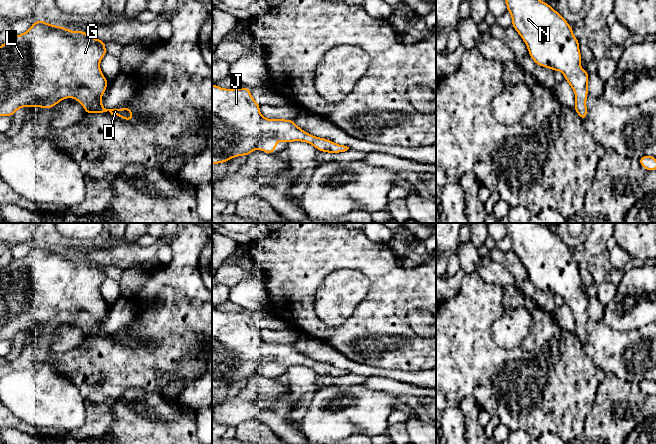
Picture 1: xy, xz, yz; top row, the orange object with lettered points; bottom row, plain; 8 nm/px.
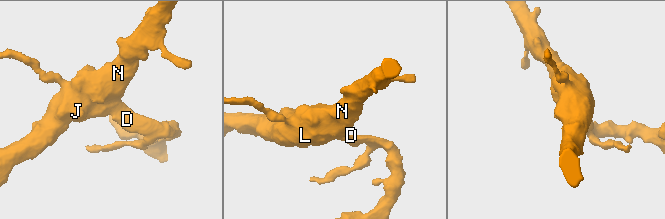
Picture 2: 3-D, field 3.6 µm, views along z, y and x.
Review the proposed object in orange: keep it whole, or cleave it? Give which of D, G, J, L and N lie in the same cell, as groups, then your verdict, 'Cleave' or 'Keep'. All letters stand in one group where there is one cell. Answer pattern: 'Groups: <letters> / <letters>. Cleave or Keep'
Groups: D G J L N. Keep

